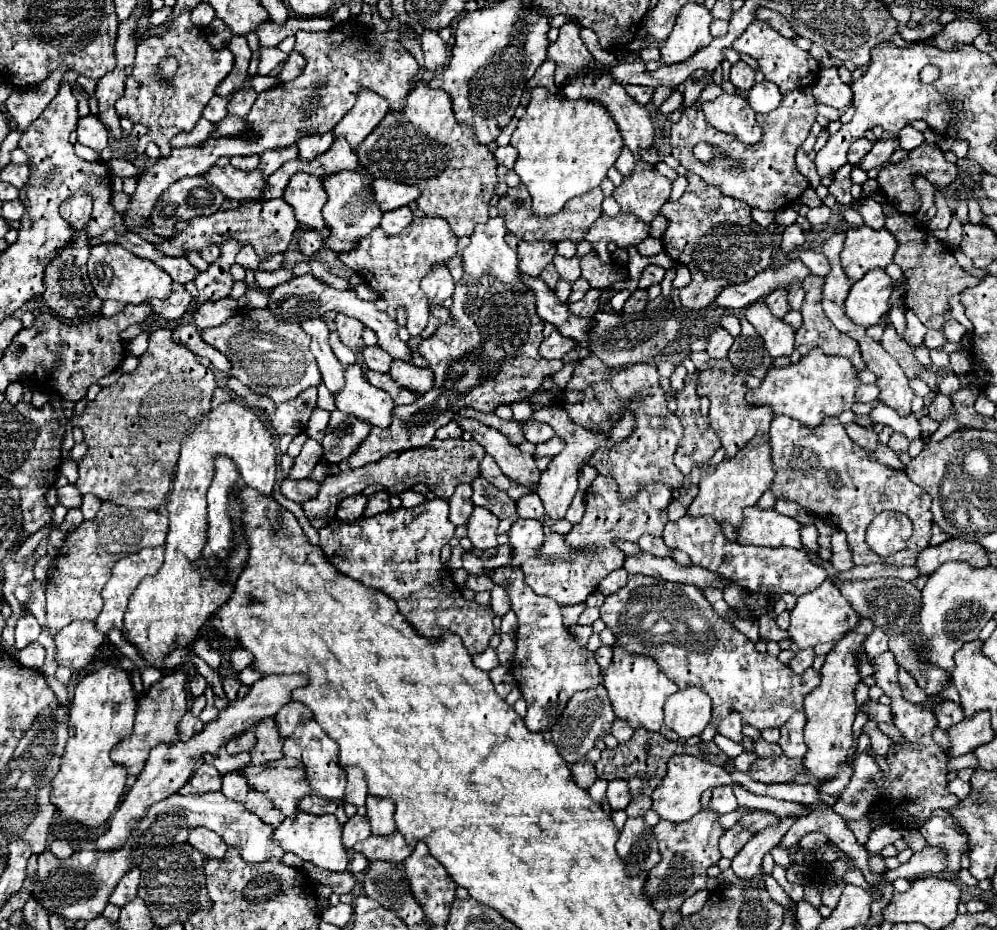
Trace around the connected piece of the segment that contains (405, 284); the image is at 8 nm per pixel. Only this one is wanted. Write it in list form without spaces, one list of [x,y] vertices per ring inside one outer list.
[[[423,216],[413,218],[413,222],[399,236],[385,236],[381,228],[375,228],[369,236],[365,236],[357,248],[349,254],[337,254],[341,262],[353,268],[357,274],[365,278],[365,282],[381,296],[391,308],[407,308],[407,330],[411,336],[419,336],[427,326],[429,306],[425,302],[423,292],[419,290],[419,282],[431,272],[433,266],[443,264],[457,254],[457,238],[451,234],[451,228],[445,218],[439,216]]]

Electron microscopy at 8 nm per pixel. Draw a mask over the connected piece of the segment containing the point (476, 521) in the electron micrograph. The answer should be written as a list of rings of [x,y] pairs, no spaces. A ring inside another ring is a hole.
[[[475,506],[473,514],[467,520],[467,538],[473,542],[475,548],[487,550],[487,548],[497,548],[497,524],[499,518],[493,516],[487,508]]]

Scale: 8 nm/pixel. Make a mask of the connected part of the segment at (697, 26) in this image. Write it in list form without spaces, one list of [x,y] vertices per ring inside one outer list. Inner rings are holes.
[[[689,2],[687,6],[683,6],[683,10],[677,16],[671,36],[661,46],[661,60],[647,62],[647,68],[655,70],[657,66],[677,64],[691,58],[699,48],[707,46],[713,40],[709,32],[711,22],[713,22],[713,16],[705,8],[705,4]]]

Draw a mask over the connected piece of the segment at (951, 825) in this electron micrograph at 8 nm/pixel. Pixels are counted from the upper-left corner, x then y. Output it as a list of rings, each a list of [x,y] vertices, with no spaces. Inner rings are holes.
[[[937,810],[923,822],[919,832],[925,836],[929,846],[941,848],[947,852],[947,874],[955,876],[961,870],[961,858],[969,854],[971,846],[967,842],[967,832],[951,818],[947,810]]]

